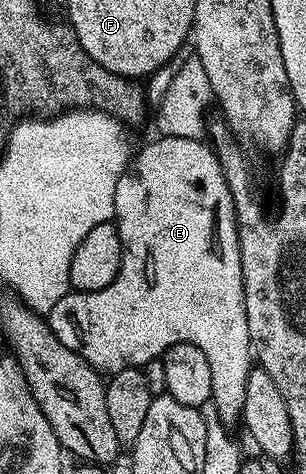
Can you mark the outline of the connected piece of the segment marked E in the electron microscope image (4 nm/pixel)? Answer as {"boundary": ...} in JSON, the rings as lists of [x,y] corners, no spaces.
{"boundary":[[[166,135],[164,137],[157,137],[154,143],[149,143],[141,152],[132,156],[131,162],[125,171],[119,177],[119,185],[115,185],[115,209],[113,210],[115,216],[115,222],[117,225],[117,232],[121,238],[121,268],[119,273],[115,277],[115,281],[111,281],[111,285],[107,285],[103,289],[98,291],[79,291],[76,293],[70,293],[65,295],[56,305],[47,312],[47,322],[50,329],[55,333],[55,337],[63,345],[67,345],[67,349],[71,349],[76,355],[82,355],[91,366],[97,370],[98,373],[112,373],[115,371],[122,371],[128,367],[144,368],[148,364],[154,362],[155,357],[164,355],[165,350],[171,345],[179,345],[180,343],[190,343],[195,345],[195,349],[200,349],[203,353],[203,357],[207,357],[207,365],[211,365],[211,393],[213,394],[211,400],[212,410],[217,412],[217,416],[220,417],[222,423],[226,425],[236,424],[241,418],[241,410],[243,409],[243,396],[246,388],[247,377],[251,370],[251,348],[249,346],[249,334],[247,333],[247,309],[245,308],[245,298],[243,297],[243,275],[241,269],[241,258],[239,257],[239,241],[237,240],[237,218],[235,217],[235,209],[233,208],[233,198],[229,192],[229,186],[227,181],[223,177],[223,169],[219,165],[217,155],[214,153],[212,146],[208,142],[201,139],[184,139],[183,137],[171,137]]]}

